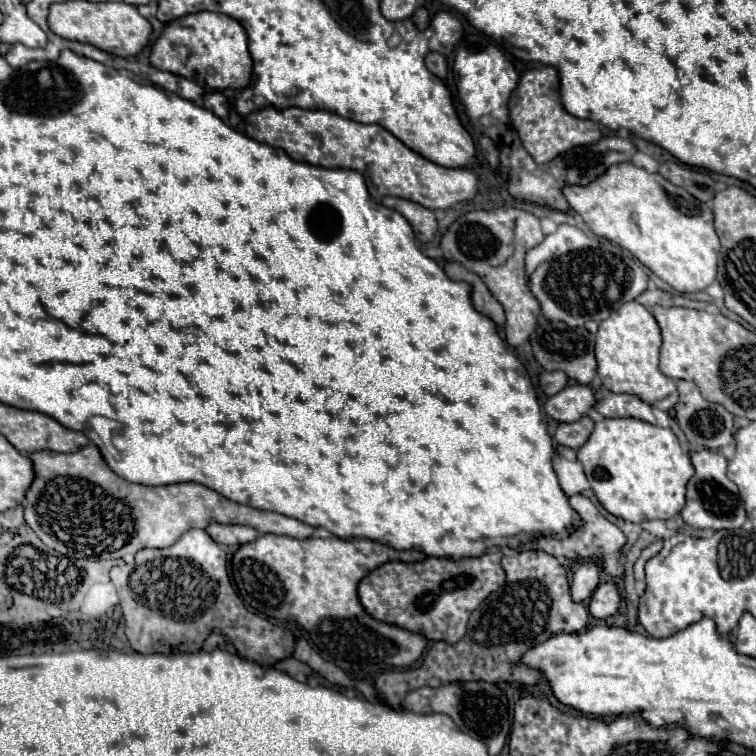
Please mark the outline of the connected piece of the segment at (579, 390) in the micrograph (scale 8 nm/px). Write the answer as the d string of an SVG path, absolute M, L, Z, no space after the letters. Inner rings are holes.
M569 384L555 396L547 398L543 410L557 422L575 422L593 408L595 400L595 392L589 386Z

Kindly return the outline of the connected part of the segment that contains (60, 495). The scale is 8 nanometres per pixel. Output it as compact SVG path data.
M95 444L75 454L41 450L29 454L29 458L37 476L25 496L25 520L45 546L75 560L113 560L127 554L135 556L143 548L167 548L187 530L207 528L211 522L245 524L263 534L283 534L299 540L313 536L315 530L295 518L231 502L203 484L143 486L125 482L107 466Z

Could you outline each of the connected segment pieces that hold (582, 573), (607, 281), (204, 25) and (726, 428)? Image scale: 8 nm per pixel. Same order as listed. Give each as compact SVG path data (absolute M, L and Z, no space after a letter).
M585 562L581 564L575 574L573 574L573 582L571 582L571 596L575 602L583 602L587 600L593 590L599 584L599 568L595 562Z
M559 224L557 230L553 234L547 234L545 240L531 248L525 254L525 264L535 264L535 268L531 272L527 272L527 280L529 280L529 290L531 294L537 298L537 302L541 304L541 312L549 322L565 322L573 328L583 326L587 320L595 320L595 322L603 322L611 312L617 310L617 304L635 300L639 294L643 294L647 290L647 274L643 272L639 260L623 250L621 246L615 246L613 242L605 240L605 238L595 238L585 234L583 230L569 226L569 224Z
M207 10L185 14L165 24L161 36L151 48L149 62L153 68L183 76L207 90L243 90L251 80L253 68L253 60L247 50L247 34L241 24L231 16Z
M677 380L677 388L679 388L679 406L675 406L675 420L679 422L687 440L697 448L709 448L709 450L719 450L731 444L733 442L733 416L719 404L705 400L695 382Z

